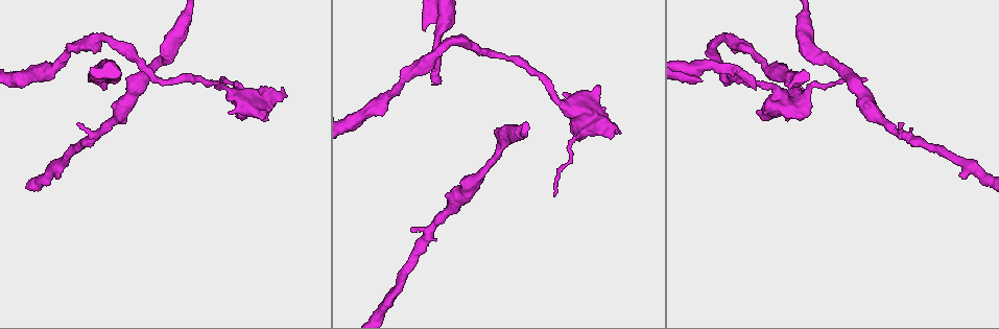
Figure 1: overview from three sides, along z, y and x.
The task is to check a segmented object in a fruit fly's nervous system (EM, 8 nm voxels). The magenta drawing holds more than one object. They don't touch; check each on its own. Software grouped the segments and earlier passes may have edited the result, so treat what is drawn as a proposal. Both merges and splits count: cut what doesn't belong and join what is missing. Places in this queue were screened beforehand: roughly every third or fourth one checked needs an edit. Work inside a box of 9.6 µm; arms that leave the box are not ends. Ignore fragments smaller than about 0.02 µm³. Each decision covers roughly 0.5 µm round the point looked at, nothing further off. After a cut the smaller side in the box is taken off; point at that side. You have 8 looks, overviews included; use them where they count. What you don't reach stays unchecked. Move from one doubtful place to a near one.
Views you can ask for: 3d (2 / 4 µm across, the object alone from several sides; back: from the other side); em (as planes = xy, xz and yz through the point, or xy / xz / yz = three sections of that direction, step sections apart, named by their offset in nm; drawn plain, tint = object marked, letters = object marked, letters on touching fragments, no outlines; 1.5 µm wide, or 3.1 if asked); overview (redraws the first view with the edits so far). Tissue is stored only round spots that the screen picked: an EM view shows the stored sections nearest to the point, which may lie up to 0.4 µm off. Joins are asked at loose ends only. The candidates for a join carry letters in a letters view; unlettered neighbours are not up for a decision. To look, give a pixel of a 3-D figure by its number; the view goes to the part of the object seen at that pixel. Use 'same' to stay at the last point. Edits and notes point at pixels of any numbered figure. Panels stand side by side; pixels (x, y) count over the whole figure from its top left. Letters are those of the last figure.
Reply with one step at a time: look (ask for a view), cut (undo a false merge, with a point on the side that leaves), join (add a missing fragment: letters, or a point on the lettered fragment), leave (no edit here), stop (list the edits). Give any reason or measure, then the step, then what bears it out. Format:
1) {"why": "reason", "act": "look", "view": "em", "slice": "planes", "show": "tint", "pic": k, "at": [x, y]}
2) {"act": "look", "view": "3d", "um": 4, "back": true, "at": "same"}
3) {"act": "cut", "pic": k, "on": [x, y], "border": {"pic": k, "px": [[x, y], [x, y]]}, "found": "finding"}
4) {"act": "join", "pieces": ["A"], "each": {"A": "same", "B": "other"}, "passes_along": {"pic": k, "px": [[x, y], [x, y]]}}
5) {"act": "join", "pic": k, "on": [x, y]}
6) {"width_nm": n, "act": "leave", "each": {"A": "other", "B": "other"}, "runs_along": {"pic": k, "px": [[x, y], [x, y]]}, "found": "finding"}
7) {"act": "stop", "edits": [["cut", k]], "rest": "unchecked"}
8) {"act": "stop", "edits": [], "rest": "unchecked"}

{"why": "sudden change in width", "act": "look", "view": "3d", "um": 2, "back": true, "pic": 1, "at": [762, 66]}

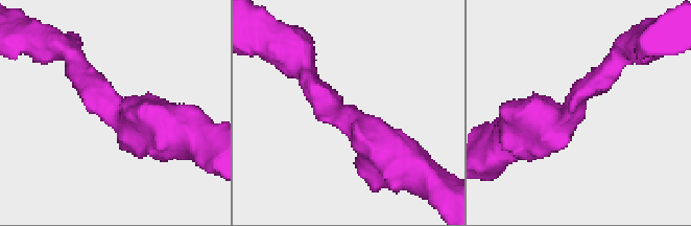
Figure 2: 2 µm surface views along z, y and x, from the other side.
{"arm_widths_nm": [240, 400], "why": "need the tissue", "act": "look", "view": "em", "slice": "xy", "step": 4, "show": "tint", "pic": 2, "at": [576, 102]}

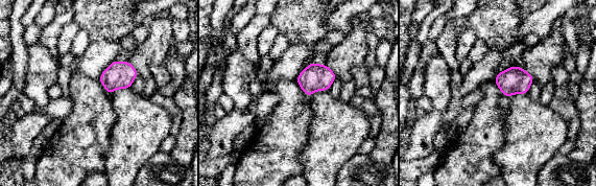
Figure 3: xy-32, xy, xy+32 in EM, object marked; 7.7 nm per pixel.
{"act": "look", "view": "em", "slice": "planes", "show": "letters", "at": "same"}

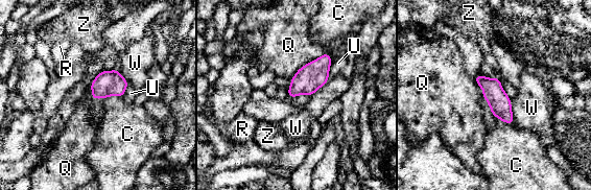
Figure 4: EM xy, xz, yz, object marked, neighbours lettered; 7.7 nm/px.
{"width_nm": 170, "act": "leave", "each": {"C": "other", "Q": "other", "R": "other", "U": "other", "W": "other", "Z": "other"}, "border": {"pic": 4, "px": [[122, 96], [109, 95], [103, 99]]}, "found": "continuous, no second cell"}

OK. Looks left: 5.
{"act": "look", "view": "em", "slice": "yz", "step": 8, "show": "tint", "pic": 1, "at": [220, 80]}

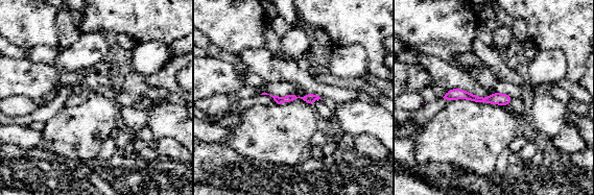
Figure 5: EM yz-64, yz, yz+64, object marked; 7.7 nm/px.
{"act": "look", "view": "em", "slice": "planes", "show": "letters", "at": "same"}

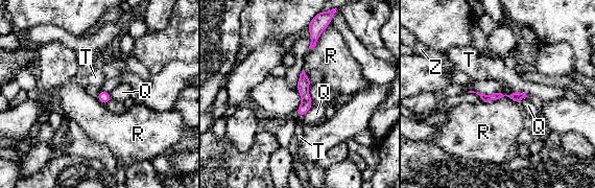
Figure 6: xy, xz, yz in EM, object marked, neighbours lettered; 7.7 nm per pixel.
{"longest_contact_nm": ["R", 280], "act": "leave", "each": {"Q": "other", "R": "other", "T": "other", "Z": "other"}, "found": "no lettered fragment goes on from it"}

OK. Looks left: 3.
{"why": "branch stops here", "act": "look", "view": "em", "slice": "planes", "show": "letters", "pic": 1, "at": [901, 122]}

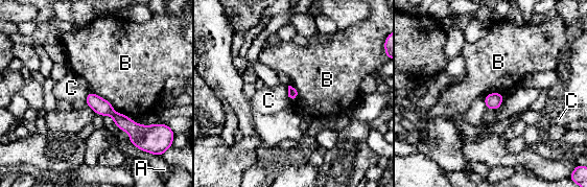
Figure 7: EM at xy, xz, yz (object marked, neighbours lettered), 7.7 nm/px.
{"act": "leave", "each": {"A": "other", "B": "other", "C": "other"}, "runs_along": {"pic": 7, "px": [[89, 97], [141, 134]]}, "found": "none of them fits"}

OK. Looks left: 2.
{"act": "stop", "edits": [], "rest": "unchecked"}

